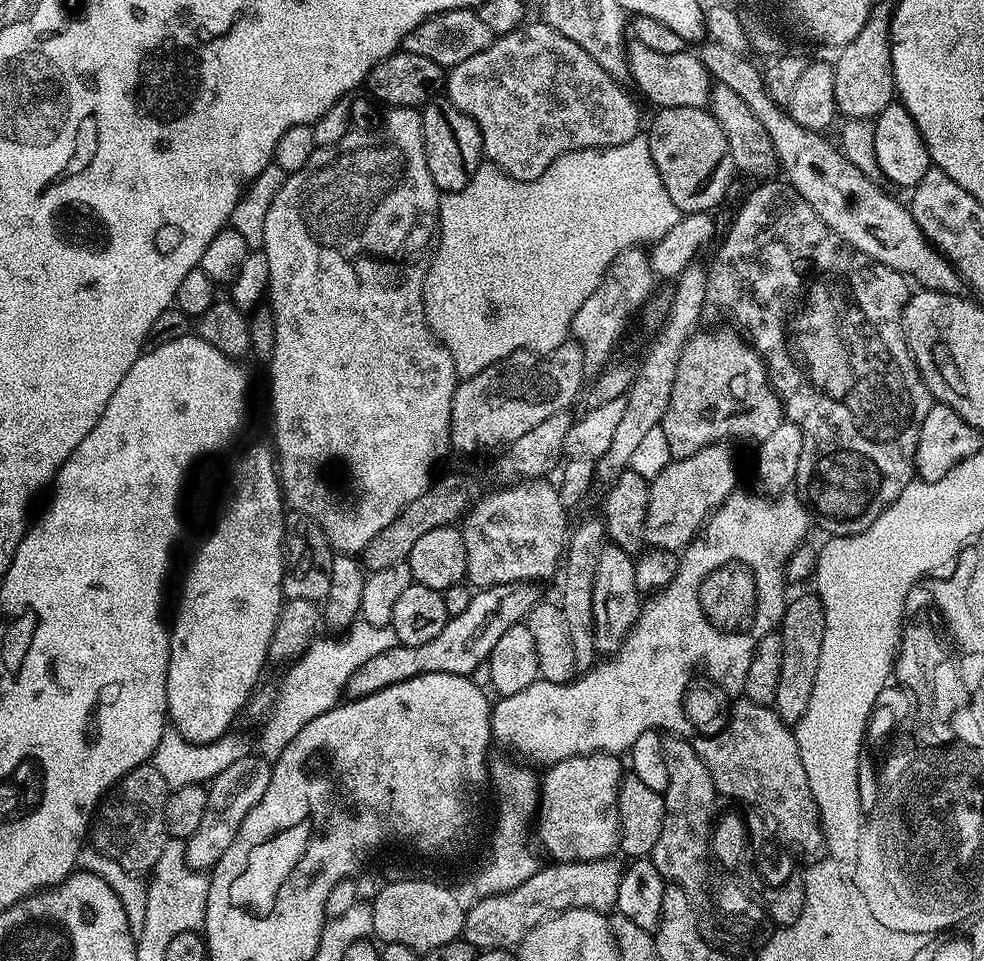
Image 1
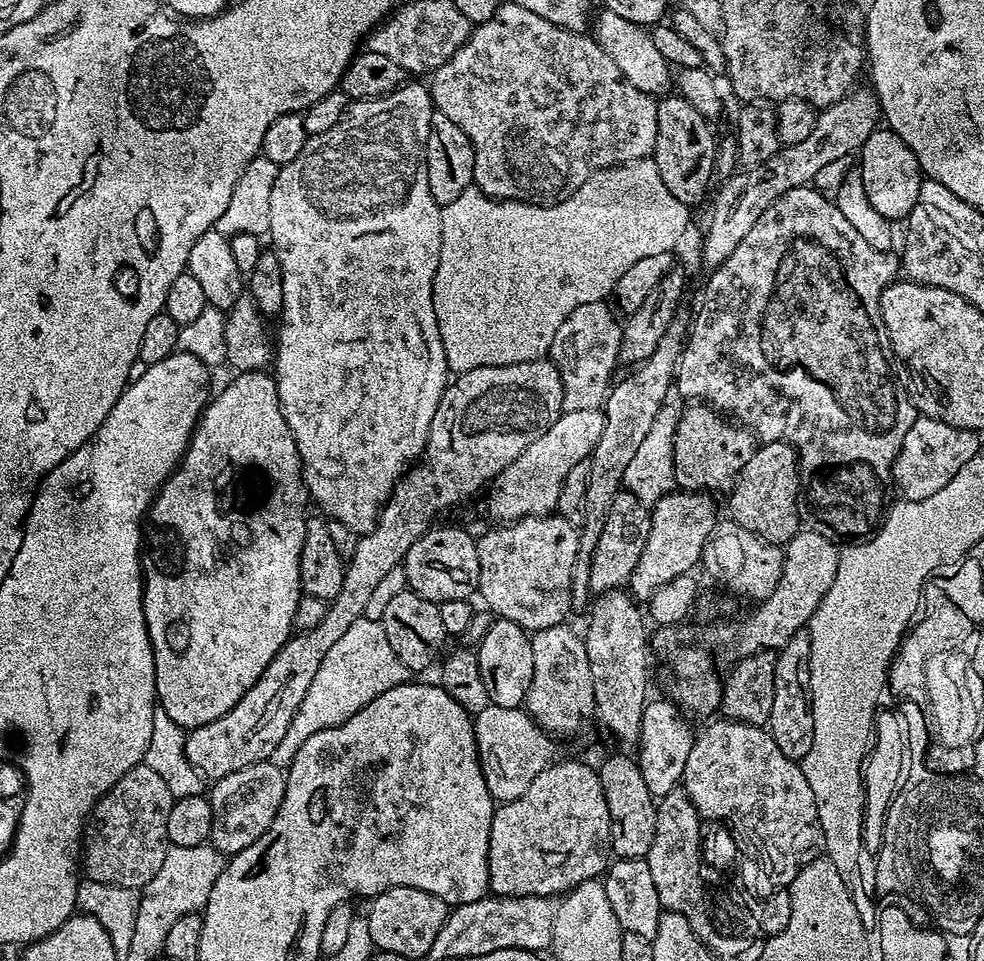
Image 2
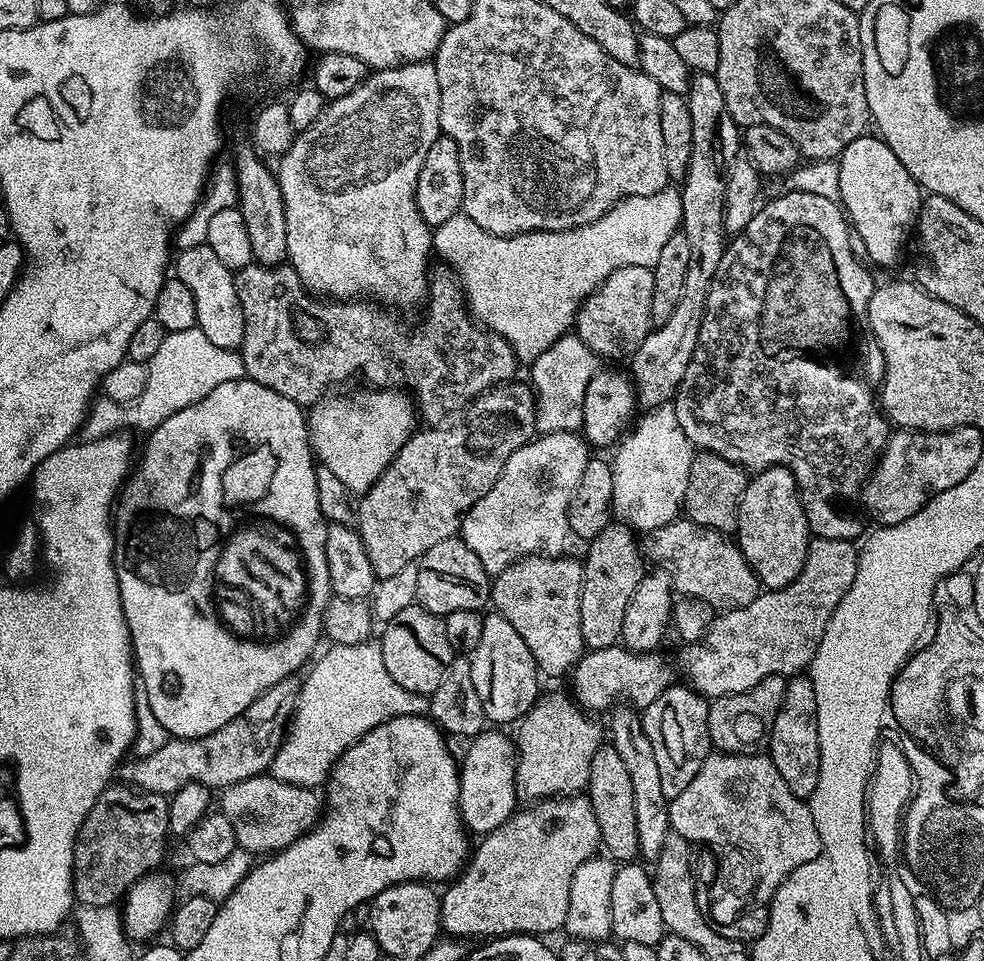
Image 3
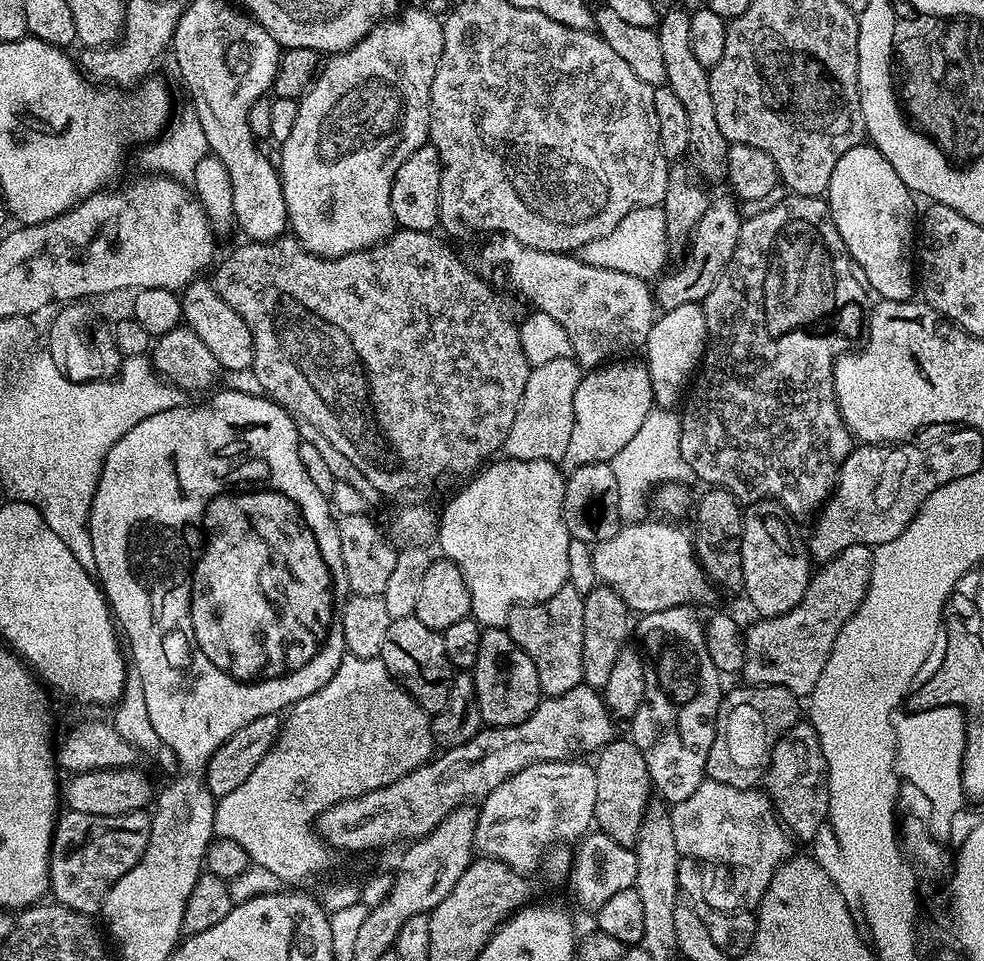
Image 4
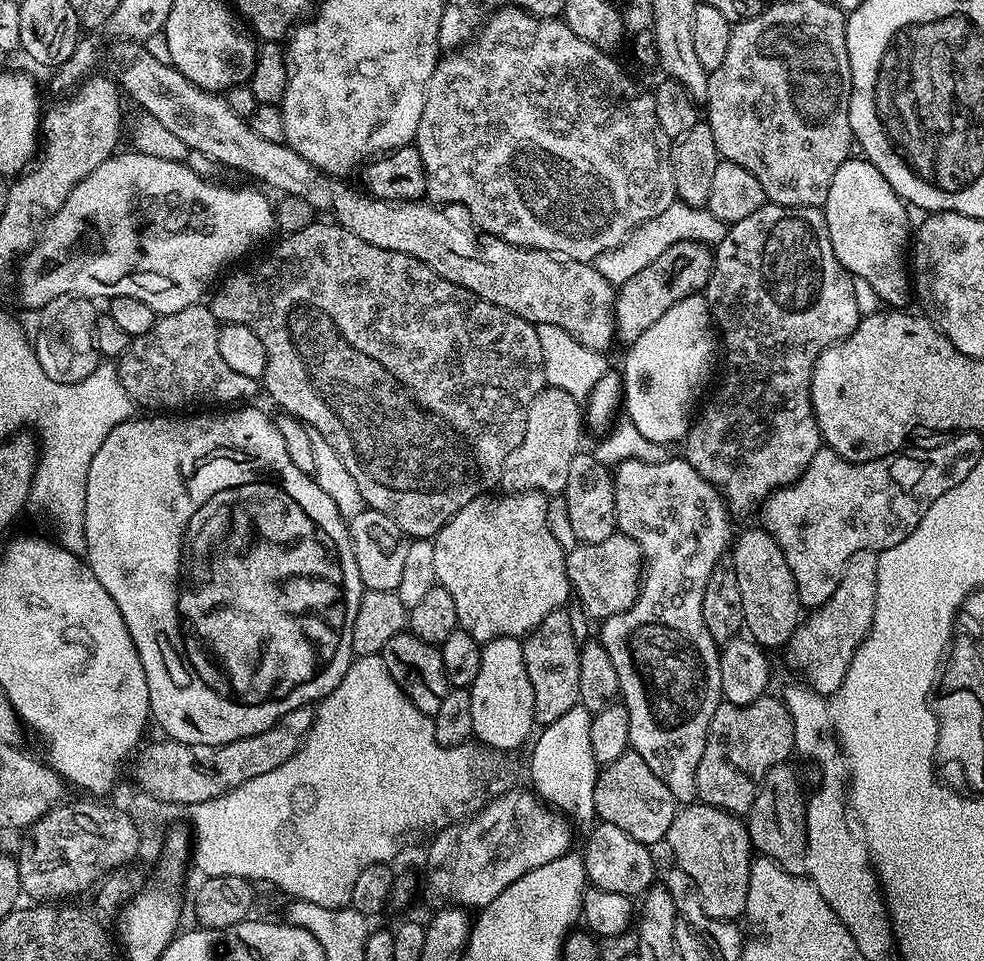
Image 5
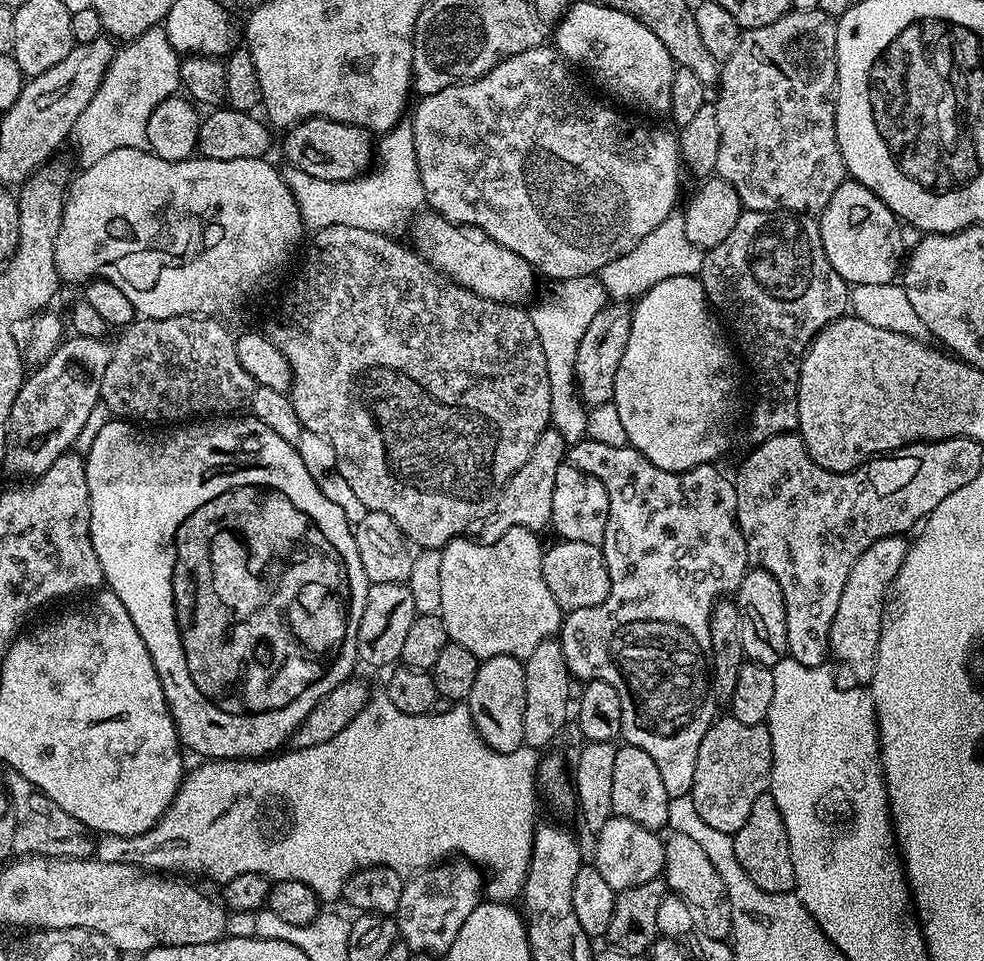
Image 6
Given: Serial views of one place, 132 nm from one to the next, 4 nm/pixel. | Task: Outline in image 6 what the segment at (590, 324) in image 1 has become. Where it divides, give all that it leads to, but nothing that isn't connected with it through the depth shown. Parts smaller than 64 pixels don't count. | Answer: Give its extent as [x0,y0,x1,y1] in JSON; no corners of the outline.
[478,427,566,544]

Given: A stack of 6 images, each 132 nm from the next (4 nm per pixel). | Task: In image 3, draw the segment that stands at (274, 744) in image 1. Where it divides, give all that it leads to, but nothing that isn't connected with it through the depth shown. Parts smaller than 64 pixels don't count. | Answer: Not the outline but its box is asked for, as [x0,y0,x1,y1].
[270,642,429,790]

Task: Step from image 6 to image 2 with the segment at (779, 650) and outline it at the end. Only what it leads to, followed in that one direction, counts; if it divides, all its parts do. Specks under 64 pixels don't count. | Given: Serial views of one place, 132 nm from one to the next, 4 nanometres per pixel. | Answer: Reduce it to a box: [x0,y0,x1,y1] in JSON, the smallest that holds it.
[727,440,802,545]

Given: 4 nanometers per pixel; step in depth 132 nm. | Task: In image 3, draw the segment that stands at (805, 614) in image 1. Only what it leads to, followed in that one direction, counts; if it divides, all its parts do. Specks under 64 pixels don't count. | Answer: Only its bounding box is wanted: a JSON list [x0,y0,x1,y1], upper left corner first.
[766,674,820,798]

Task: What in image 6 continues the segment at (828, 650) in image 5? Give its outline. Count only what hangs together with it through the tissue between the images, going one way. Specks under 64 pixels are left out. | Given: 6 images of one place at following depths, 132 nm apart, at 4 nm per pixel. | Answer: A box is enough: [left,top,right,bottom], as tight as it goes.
[828,535,909,682]

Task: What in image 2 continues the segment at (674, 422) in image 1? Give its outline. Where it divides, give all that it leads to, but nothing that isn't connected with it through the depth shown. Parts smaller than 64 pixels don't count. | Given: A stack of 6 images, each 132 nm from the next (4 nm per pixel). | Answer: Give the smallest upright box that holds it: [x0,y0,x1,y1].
[674,402,758,494]

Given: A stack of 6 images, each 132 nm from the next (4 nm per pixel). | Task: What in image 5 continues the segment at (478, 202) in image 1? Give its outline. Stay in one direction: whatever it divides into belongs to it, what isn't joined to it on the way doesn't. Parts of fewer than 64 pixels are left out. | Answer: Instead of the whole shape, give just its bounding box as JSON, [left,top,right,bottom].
[594,202,725,286]

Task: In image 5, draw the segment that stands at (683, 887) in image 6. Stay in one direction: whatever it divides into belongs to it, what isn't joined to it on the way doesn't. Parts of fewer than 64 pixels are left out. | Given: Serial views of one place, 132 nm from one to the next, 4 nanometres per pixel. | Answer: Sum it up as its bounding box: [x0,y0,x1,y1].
[666,802,754,921]

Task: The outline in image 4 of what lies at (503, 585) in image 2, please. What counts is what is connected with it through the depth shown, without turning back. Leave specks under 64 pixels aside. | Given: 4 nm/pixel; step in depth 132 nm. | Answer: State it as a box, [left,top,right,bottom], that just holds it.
[506,586,584,697]

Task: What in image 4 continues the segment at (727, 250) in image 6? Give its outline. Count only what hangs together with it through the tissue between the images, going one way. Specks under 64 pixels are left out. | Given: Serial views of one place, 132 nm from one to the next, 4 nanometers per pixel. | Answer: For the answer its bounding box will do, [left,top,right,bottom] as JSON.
[680,194,870,522]

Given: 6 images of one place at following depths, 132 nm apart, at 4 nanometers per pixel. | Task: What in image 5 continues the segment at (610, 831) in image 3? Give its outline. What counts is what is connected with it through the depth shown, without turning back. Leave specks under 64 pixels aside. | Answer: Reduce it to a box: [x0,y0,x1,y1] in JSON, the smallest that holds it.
[594,750,678,846]

